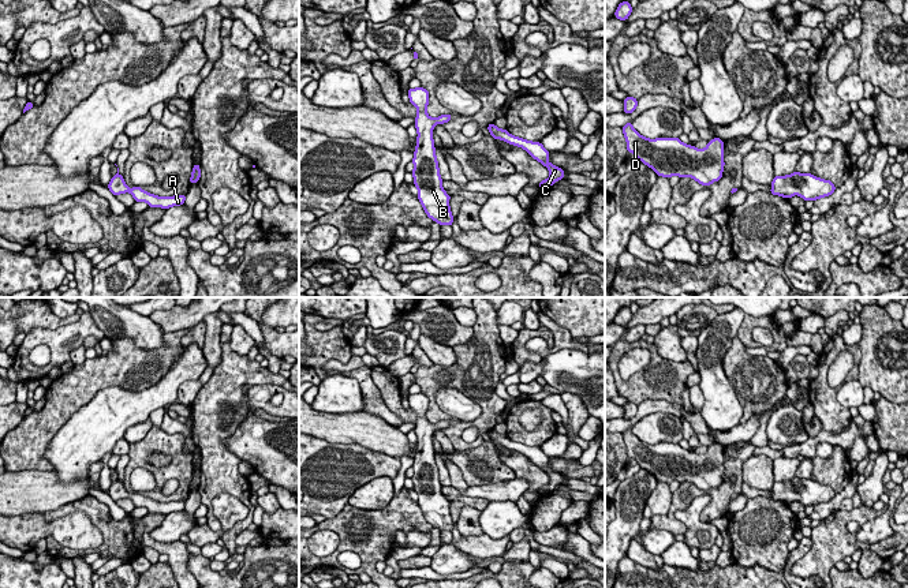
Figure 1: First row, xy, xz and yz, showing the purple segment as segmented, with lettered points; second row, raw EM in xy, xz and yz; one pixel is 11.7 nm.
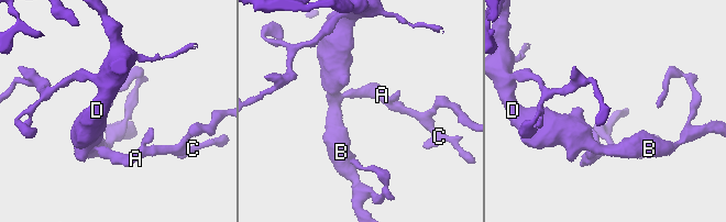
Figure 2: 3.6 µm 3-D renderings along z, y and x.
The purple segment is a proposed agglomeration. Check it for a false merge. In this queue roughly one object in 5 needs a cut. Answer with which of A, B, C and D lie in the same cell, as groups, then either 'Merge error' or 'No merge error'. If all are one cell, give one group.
Groups: A B C D. No merge error

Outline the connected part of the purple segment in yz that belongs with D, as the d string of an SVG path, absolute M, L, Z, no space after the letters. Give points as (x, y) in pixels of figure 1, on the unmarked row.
M632 427L621 434L628 458L650 472L658 483L688 482L706 493L722 483L724 446L720 443L709 446L705 454L696 454L679 443L644 443L632 432Z

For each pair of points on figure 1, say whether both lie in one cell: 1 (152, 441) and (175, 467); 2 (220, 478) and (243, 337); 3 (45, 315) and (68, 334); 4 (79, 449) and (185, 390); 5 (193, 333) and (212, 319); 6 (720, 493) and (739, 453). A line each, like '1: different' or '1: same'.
1: same
2: different
3: different
4: different
5: different
6: same

